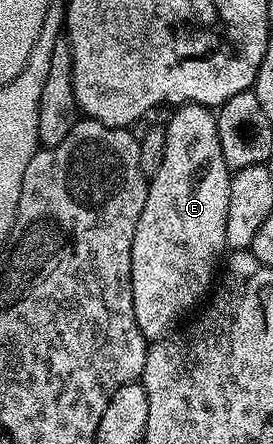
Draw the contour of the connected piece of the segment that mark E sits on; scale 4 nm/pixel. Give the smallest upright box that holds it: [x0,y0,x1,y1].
[132,105,232,339]

